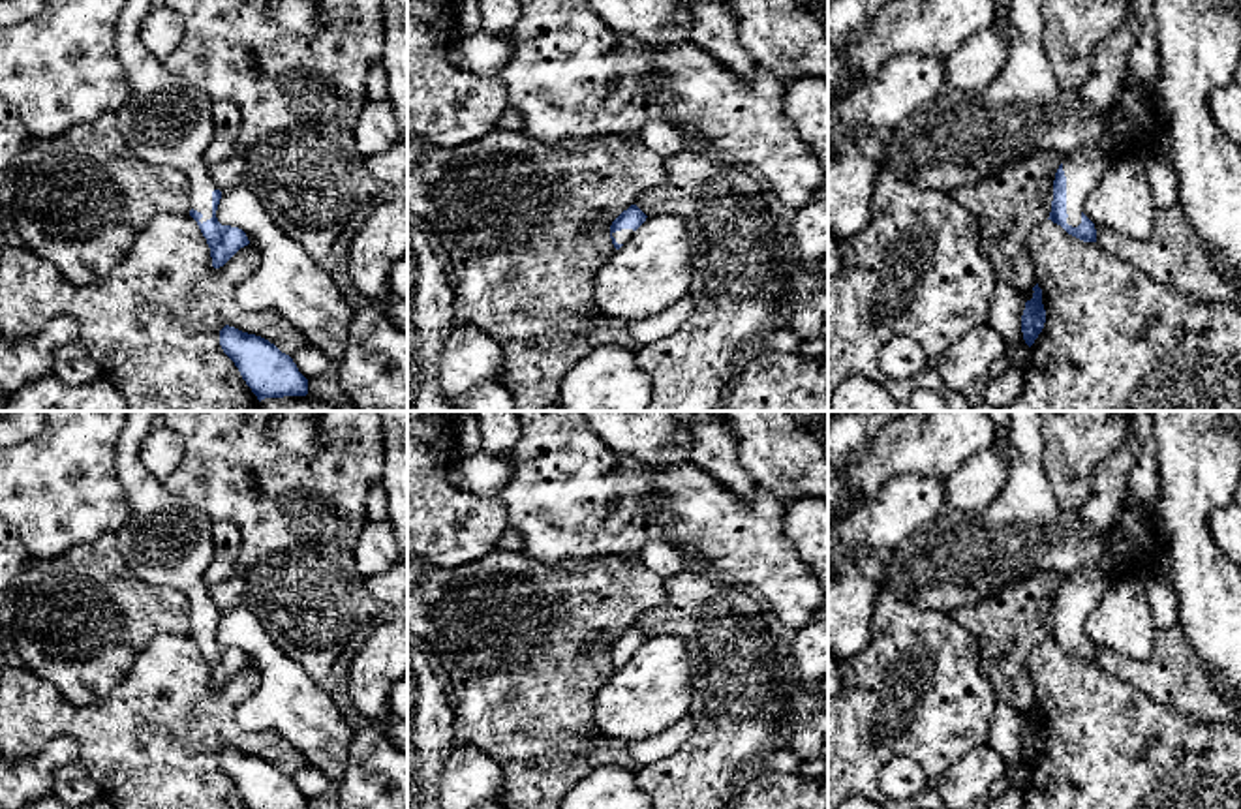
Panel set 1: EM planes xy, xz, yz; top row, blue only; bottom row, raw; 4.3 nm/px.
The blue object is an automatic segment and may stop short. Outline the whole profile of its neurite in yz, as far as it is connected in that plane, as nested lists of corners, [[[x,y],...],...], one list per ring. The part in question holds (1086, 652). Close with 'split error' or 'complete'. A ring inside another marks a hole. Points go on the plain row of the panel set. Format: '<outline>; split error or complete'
[[[1010,411],[1008,434],[1014,464],[997,499],[978,514],[942,507],[931,522],[916,527],[899,546],[882,552],[881,559],[888,574],[877,584],[879,591],[892,591],[918,608],[948,614],[1034,572],[1055,572],[1063,584],[1055,593],[1048,640],[1083,663],[1096,663],[1095,644],[1083,634],[1083,625],[1102,595],[1117,584],[1117,578],[1102,571],[1110,529],[1091,535],[1081,524],[1080,511],[1065,511],[1057,503],[1042,466],[1040,411]]]; split error

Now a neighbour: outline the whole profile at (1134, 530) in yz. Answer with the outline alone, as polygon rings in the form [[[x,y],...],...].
[[[1125,490],[1113,512],[1108,556],[1102,561],[1102,571],[1119,582],[1162,567],[1166,552],[1160,559],[1155,559],[1151,554],[1157,542],[1164,544],[1160,520],[1138,505]]]

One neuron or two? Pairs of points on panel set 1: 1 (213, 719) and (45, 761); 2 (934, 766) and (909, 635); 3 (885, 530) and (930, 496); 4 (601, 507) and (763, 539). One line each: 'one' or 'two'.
1: two
2: one
3: one
4: one

